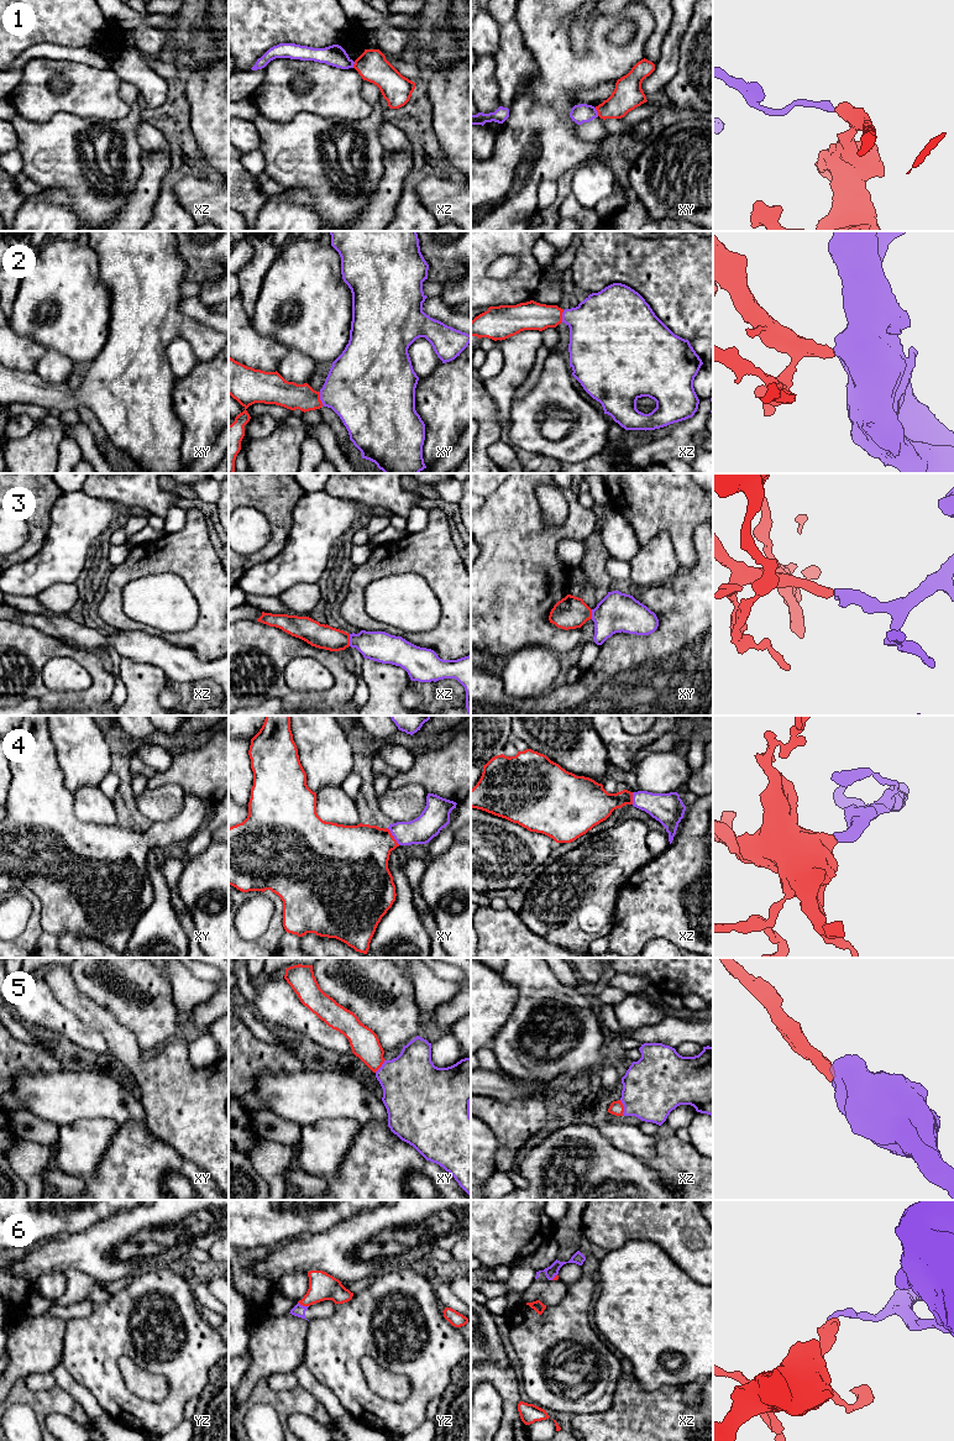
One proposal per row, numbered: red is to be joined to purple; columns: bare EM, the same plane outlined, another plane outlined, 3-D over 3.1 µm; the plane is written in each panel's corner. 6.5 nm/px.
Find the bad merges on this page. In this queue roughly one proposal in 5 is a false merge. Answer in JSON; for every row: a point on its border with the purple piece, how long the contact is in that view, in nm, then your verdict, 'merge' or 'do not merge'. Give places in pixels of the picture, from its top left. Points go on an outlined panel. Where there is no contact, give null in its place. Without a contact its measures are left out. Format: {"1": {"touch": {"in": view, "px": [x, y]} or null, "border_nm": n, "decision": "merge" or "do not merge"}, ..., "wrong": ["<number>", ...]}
{"1": {"touch": {"in": "xy", "px": [596, 111]}, "border_nm": 60, "decision": "do not merge"}, "2": {"touch": {"in": "xy", "px": [320, 398]}, "border_nm": 90, "decision": "merge"}, "3": {"touch": {"in": "xz", "px": [350, 640]}, "border_nm": 80, "decision": "merge"}, "4": {"touch": {"in": "xy", "px": [393, 836]}, "border_nm": 140, "decision": "merge"}, "5": {"touch": {"in": "xz", "px": [624, 1107]}, "border_nm": 100, "decision": "merge"}, "6": {"touch": {"in": "yz", "px": [302, 1305]}, "border_nm": 80, "decision": "do not merge"}, "wrong": ["1", "6"]}

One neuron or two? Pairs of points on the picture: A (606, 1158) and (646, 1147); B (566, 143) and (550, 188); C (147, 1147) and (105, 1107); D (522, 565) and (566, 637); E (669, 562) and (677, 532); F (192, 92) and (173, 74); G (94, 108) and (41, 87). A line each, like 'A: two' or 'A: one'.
A: two
B: two
C: two
D: one
E: two
F: two
G: one

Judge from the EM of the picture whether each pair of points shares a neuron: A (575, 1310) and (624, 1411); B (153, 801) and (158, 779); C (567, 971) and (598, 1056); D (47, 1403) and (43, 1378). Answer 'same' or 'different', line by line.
A: different
B: different
C: different
D: different

